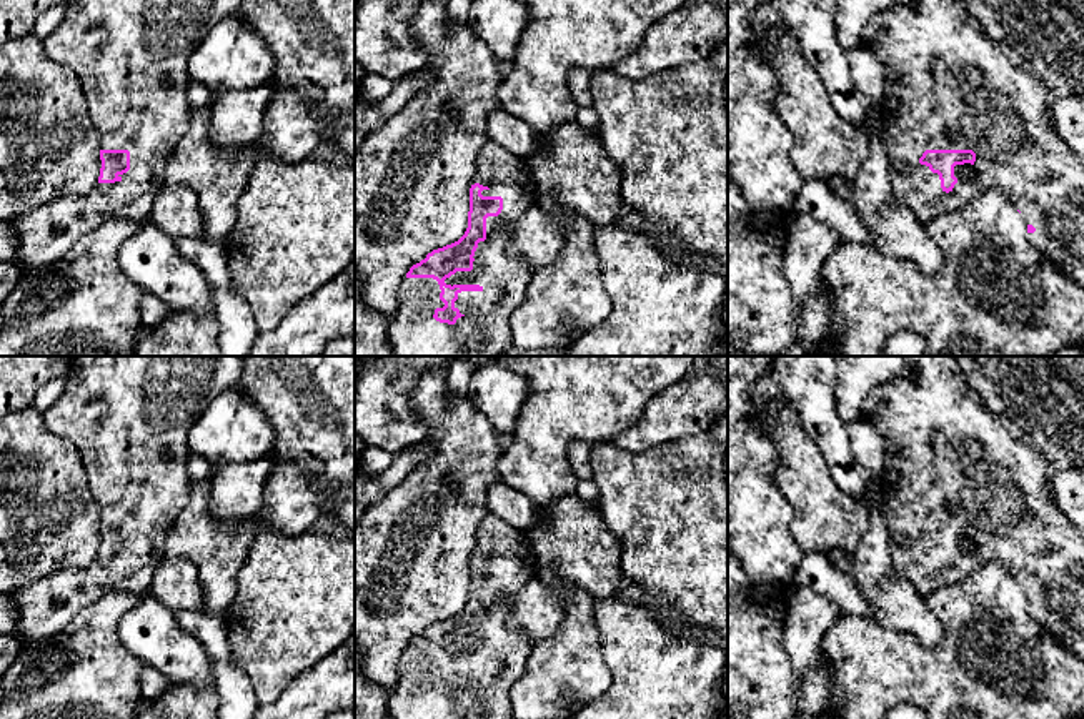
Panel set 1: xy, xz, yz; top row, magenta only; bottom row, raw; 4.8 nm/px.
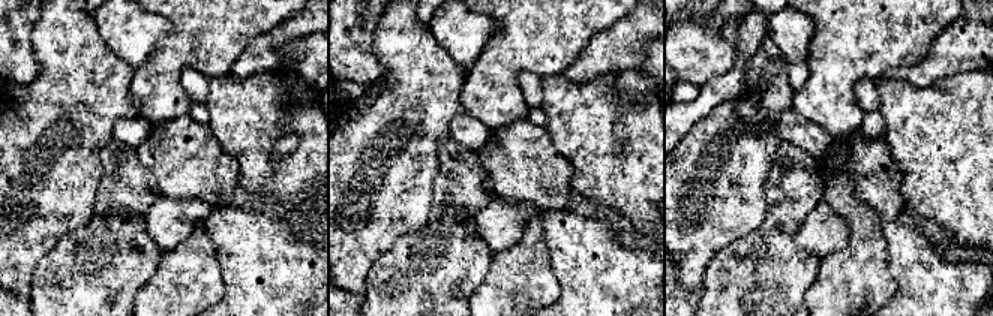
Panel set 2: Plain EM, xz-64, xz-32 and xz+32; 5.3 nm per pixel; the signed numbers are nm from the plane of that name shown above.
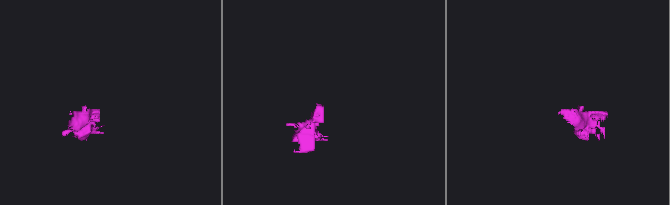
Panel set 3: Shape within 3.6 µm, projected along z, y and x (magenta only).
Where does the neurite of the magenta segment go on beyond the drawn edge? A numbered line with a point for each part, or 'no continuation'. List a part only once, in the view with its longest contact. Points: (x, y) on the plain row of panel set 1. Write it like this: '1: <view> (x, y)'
1: xz (505, 651)

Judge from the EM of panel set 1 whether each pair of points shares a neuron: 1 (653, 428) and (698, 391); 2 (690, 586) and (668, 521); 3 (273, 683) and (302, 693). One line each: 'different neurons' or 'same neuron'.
1: same neuron
2: same neuron
3: different neurons

